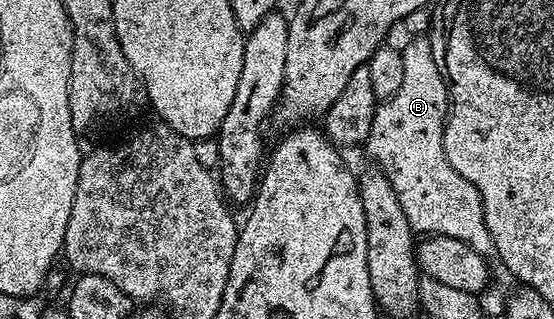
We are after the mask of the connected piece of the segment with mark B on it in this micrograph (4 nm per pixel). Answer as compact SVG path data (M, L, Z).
M418 36L412 39L406 46L403 45L401 56L403 58L402 86L398 90L398 94L394 94L389 100L377 103L376 113L374 114L374 126L370 126L370 134L366 141L368 156L372 159L369 161L380 169L382 175L390 182L390 186L394 186L394 194L402 206L402 211L406 214L406 222L410 222L413 233L458 238L458 242L466 242L471 248L478 250L478 254L482 254L485 258L495 257L496 247L494 246L494 238L490 238L490 230L486 230L486 218L482 210L482 198L475 186L470 182L466 182L466 178L462 178L462 174L458 174L458 170L454 170L454 166L450 166L450 162L444 153L444 123L448 121L449 105L448 81L444 78L444 70L439 62L437 53L435 56L434 48L426 37Z

